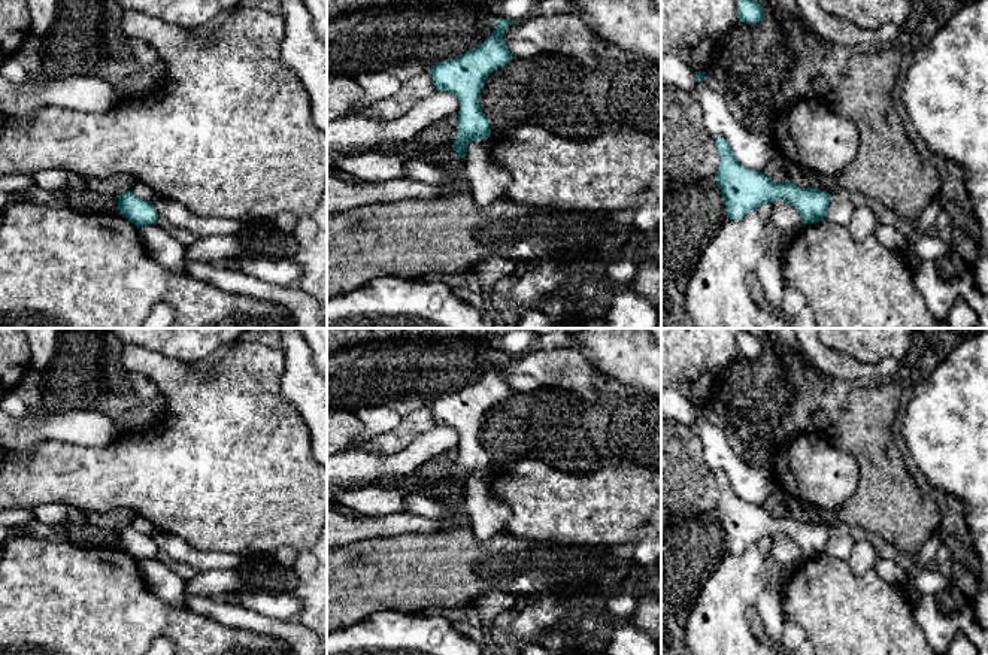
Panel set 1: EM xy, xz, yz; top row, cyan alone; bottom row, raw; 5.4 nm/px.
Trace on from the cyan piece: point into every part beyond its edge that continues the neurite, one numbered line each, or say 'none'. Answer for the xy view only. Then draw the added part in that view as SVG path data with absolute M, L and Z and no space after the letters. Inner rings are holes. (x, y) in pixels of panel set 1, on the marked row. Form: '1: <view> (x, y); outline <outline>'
none

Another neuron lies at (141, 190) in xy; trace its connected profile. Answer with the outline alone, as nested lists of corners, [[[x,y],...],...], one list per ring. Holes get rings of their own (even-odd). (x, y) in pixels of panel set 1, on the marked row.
[[[133,181],[130,191],[131,191],[136,197],[139,197],[139,198],[142,198],[142,200],[146,200],[146,201],[151,201],[151,203],[152,203],[154,198],[155,198],[154,189],[152,189],[149,185],[140,182],[140,181]]]

